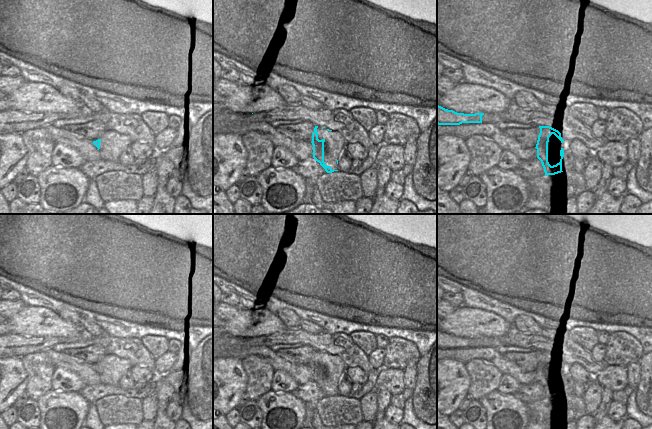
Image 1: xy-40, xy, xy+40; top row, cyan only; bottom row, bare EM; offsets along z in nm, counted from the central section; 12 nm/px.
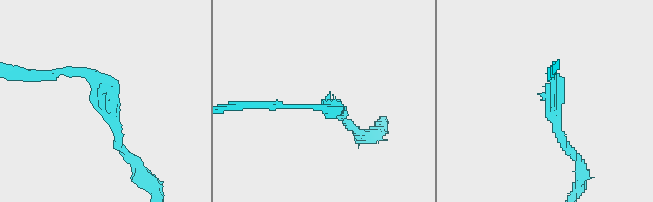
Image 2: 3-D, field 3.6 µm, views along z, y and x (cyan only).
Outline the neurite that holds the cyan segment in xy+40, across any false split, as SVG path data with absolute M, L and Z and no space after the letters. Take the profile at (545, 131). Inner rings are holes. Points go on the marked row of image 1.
M539 126L539 128L540 128L540 134L538 136L538 140L537 140L537 144L535 148L537 149L537 158L541 161L542 166L544 168L545 176L555 175L555 174L563 172L562 171L562 159L564 157L563 148L561 148L560 150L561 159L559 163L551 166L548 162L549 137L552 134L554 134L561 141L561 143L563 143L564 140L561 137L561 133L550 126Z

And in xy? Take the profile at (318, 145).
M315 126L314 132L312 133L312 145L313 145L313 158L320 163L320 165L325 169L327 173L332 173L334 171L330 166L327 166L324 162L324 142L325 139L318 139L318 126Z

